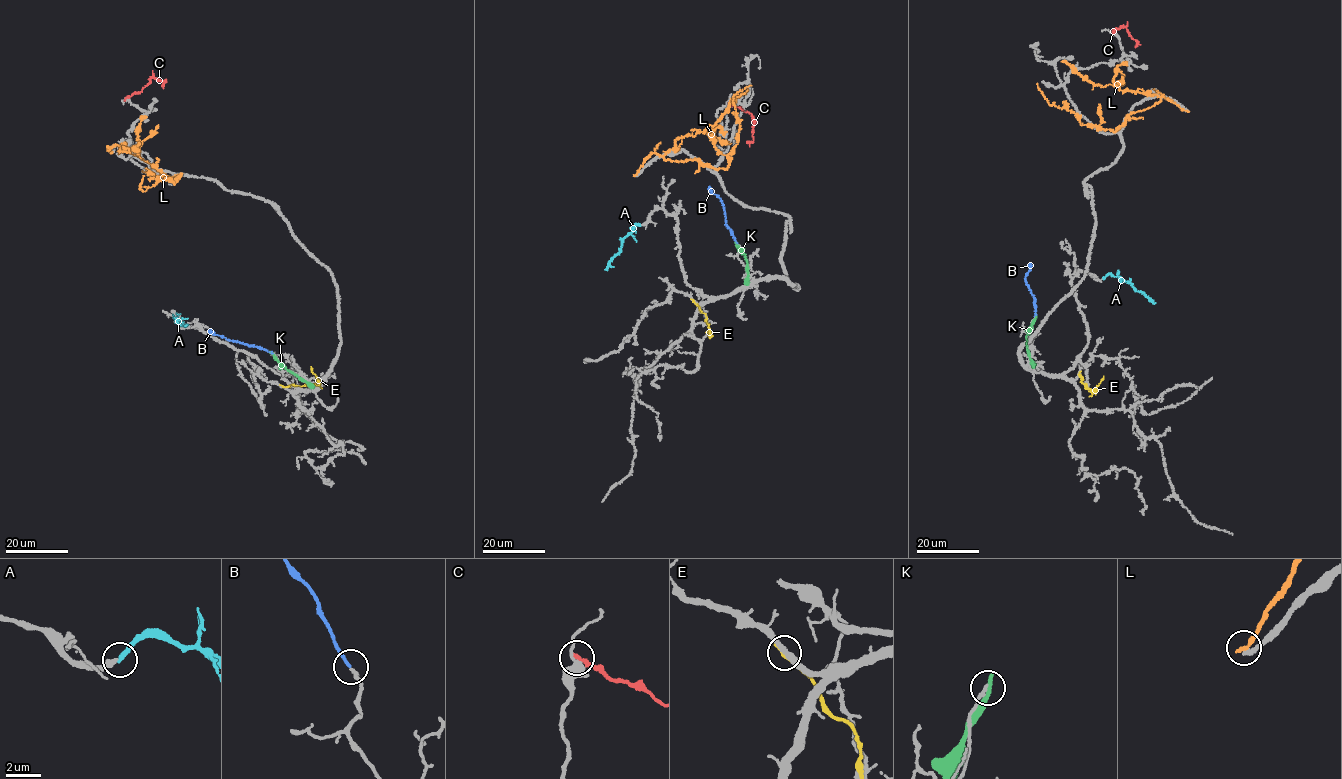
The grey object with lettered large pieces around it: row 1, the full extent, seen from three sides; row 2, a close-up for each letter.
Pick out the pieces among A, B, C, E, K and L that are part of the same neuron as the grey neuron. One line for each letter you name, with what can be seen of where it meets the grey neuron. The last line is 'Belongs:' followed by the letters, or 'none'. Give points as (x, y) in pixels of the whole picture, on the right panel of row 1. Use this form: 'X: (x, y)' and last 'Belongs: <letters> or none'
A: (1103, 279)
B: (1035, 315)
Belongs: A, B

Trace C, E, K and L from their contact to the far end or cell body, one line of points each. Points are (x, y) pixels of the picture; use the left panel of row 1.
C: (125, 99), (139, 93), (152, 76), (165, 80), (163, 88)
E: (283, 386), (317, 385), (319, 382), (311, 367)
K: (272, 353), (287, 370), (312, 387)
L: (112, 151), (122, 147), (168, 176), (181, 174), (174, 183), (165, 179), (144, 191), (140, 188), (144, 175)

